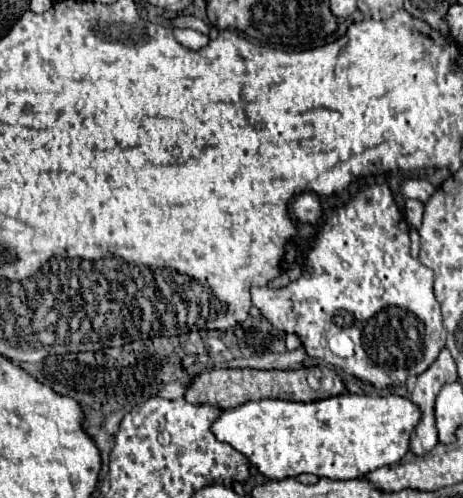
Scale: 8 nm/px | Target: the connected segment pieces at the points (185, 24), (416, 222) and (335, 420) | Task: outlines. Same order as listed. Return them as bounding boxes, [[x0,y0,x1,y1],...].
[[171,16,209,34],[405,200,423,228],[211,394,421,480]]

